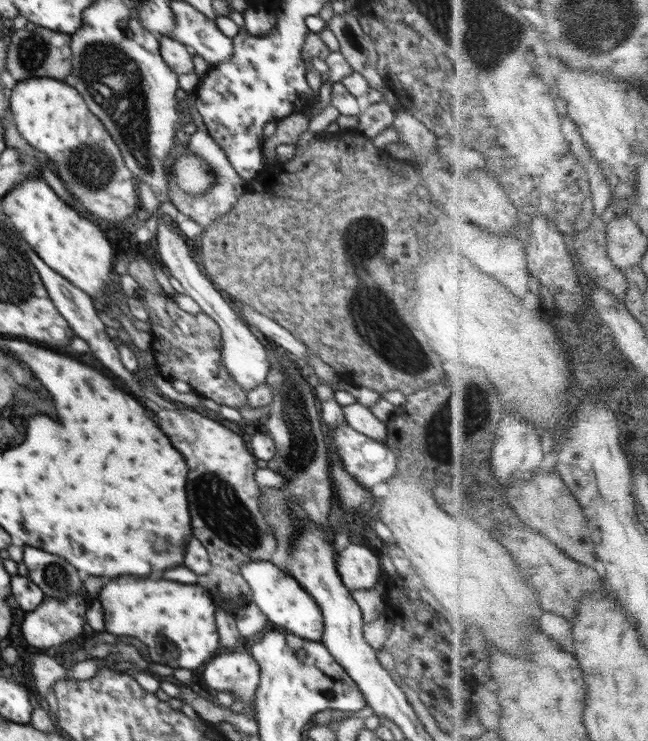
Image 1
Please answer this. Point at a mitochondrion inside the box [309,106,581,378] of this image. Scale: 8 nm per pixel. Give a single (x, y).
(389, 338)

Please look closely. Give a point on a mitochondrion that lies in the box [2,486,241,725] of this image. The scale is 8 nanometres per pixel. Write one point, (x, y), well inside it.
(56, 577)

